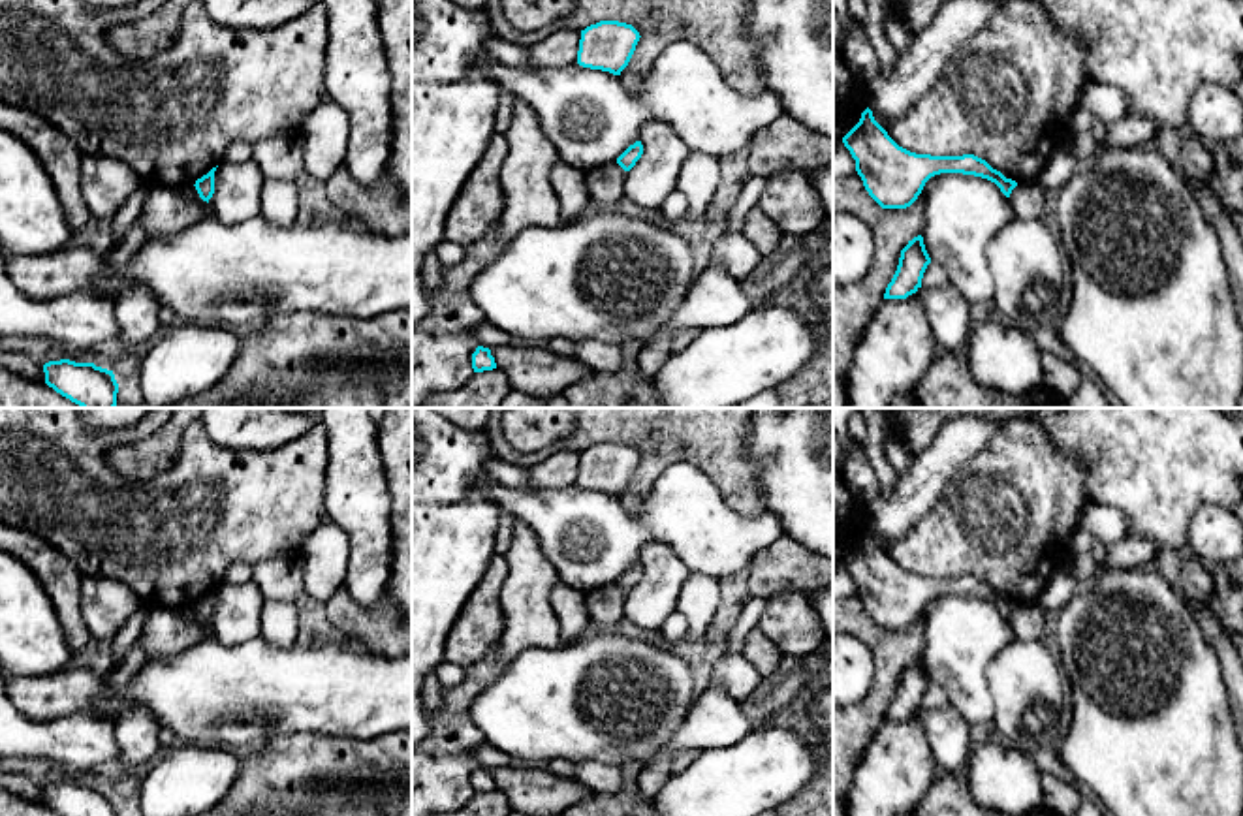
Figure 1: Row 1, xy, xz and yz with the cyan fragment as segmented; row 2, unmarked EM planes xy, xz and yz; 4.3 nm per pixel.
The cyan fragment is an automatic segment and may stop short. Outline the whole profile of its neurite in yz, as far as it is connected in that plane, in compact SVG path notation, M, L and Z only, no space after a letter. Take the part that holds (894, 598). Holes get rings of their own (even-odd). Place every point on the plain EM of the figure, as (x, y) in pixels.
M867 528L859 543L842 558L844 568L856 581L856 592L869 617L882 630L906 630L921 615L925 604L940 594L963 594L995 604L1010 619L1017 607L974 575L931 577L916 575L899 568L874 541Z

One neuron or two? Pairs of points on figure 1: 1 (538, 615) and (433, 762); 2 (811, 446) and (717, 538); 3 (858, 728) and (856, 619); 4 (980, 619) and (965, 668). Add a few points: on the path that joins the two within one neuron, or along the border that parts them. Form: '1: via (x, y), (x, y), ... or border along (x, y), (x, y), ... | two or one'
1: via (504, 651), (456, 702), (450, 726) | one
2: border along (766, 510), (779, 519), (785, 533) | two
3: via (877, 702), (882, 694), (882, 660), (877, 645) | one
4: via (971, 630), (965, 636), (965, 657) | one

